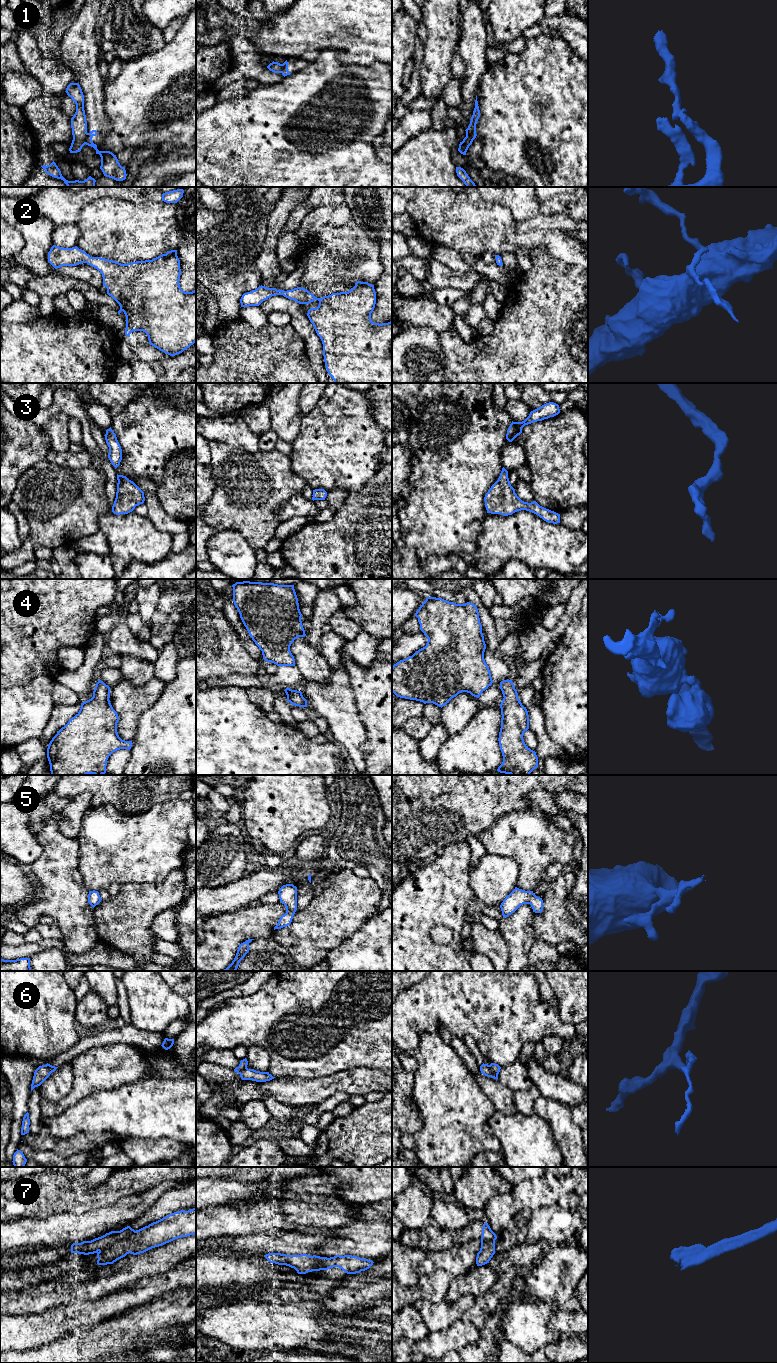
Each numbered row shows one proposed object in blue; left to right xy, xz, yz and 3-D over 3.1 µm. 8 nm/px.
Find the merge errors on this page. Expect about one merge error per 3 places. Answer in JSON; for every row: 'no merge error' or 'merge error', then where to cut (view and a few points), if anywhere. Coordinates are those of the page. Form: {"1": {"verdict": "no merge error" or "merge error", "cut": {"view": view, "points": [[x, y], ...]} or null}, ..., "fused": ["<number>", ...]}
{"1": {"verdict": "merge error", "cut": {"view": "xy", "points": [[87, 133], [85, 143]]}}, "2": {"verdict": "no merge error", "cut": null}, "3": {"verdict": "no merge error", "cut": null}, "4": {"verdict": "no merge error", "cut": null}, "5": {"verdict": "no merge error", "cut": null}, "6": {"verdict": "no merge error", "cut": null}, "7": {"verdict": "merge error", "cut": {"view": "xy", "points": [[135, 1231], [130, 1237], [114, 1241], [99, 1251]]}}, "fused": ["1", "7"]}

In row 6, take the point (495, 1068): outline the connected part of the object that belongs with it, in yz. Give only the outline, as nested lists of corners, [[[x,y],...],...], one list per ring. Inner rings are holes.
[[[483,1063],[480,1066],[480,1071],[483,1075],[494,1079],[498,1079],[498,1074],[500,1072],[500,1069],[501,1067],[495,1063],[491,1063],[490,1065]]]

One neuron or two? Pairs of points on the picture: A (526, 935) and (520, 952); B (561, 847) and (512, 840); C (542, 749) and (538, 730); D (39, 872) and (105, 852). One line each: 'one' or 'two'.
A: one
B: one
C: one
D: two

